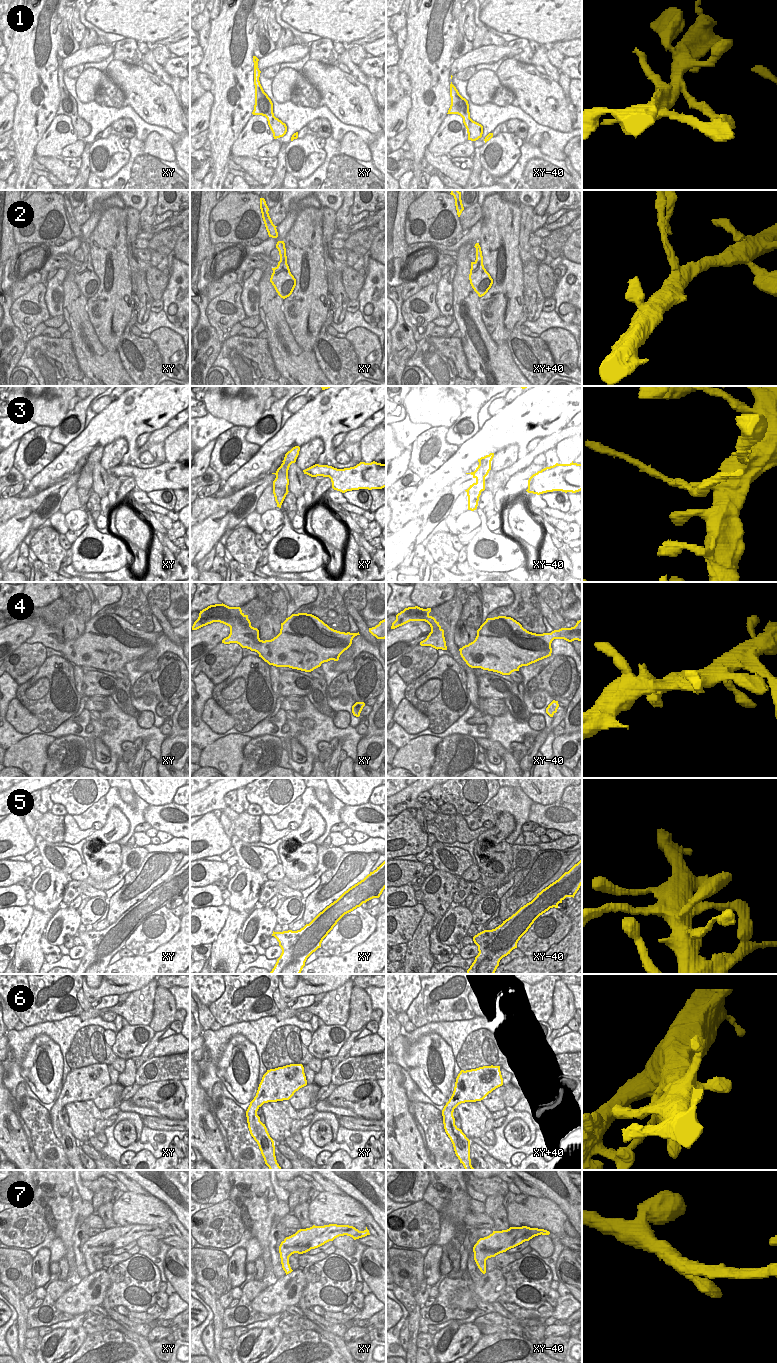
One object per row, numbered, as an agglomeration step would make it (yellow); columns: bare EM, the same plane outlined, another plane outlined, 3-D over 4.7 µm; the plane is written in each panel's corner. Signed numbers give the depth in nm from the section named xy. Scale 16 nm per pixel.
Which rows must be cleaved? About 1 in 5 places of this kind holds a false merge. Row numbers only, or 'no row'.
2

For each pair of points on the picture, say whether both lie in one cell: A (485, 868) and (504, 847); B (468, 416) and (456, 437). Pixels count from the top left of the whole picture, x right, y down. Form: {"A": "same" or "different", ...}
{"A": "same", "B": "same"}

